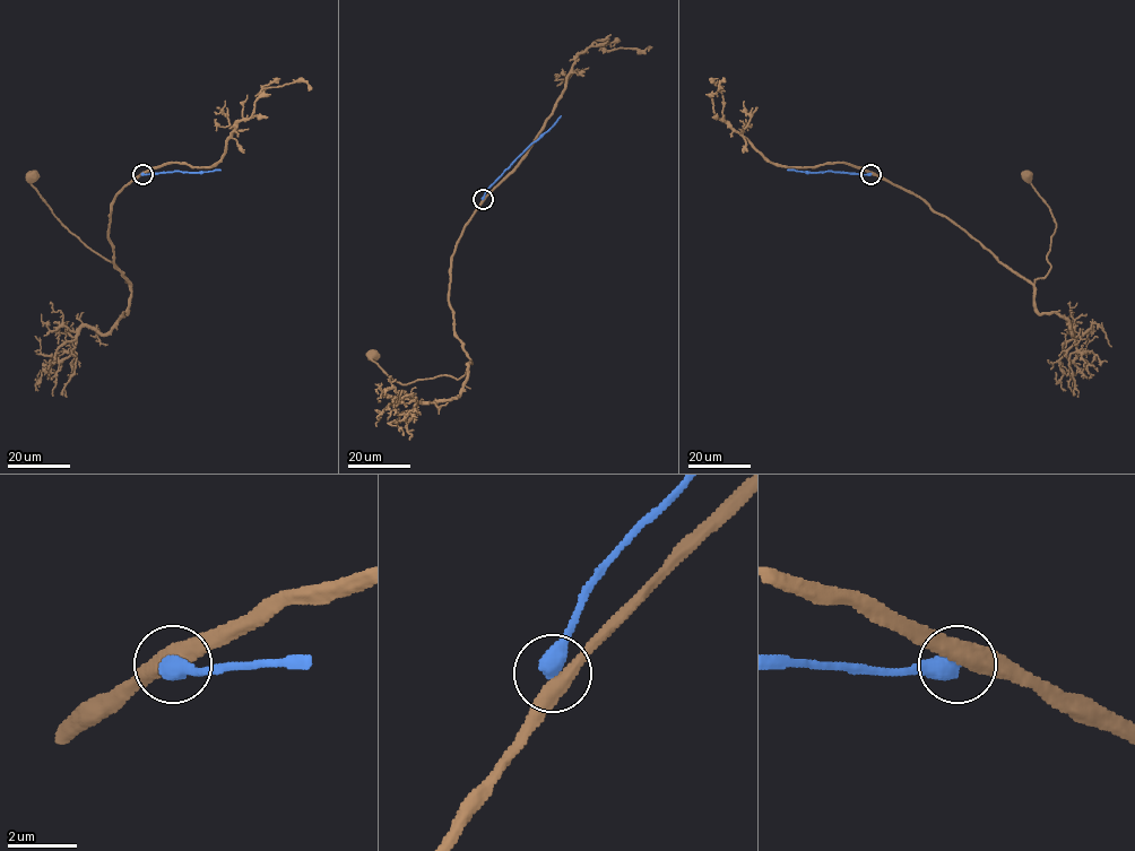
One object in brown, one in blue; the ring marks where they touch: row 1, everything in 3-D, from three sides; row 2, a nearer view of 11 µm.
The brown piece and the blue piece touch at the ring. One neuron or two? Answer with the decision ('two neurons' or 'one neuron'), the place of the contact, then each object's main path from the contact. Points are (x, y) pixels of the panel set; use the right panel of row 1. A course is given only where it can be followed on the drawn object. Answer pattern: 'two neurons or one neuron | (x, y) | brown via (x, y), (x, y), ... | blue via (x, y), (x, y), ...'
two neurons | (871, 174) | brown via (871, 173), (917, 196), (1033, 284), (1050, 268), (1047, 254), (1056, 223), (1028, 174) | blue via (871, 173), (787, 170)

